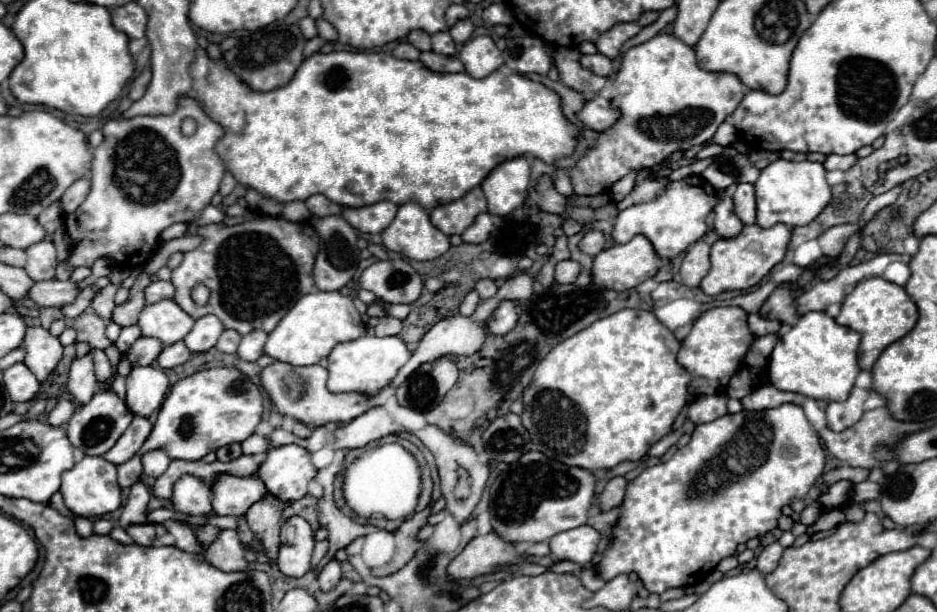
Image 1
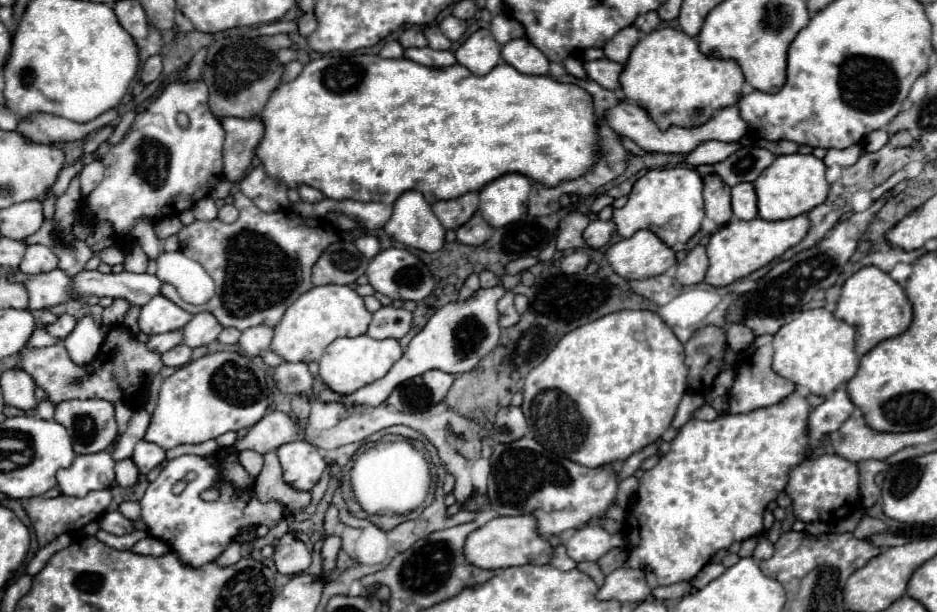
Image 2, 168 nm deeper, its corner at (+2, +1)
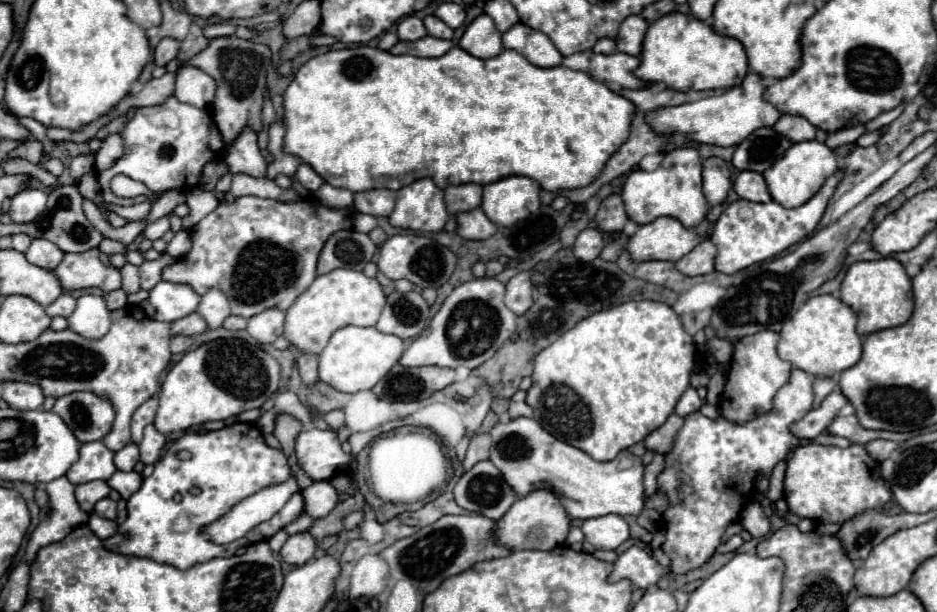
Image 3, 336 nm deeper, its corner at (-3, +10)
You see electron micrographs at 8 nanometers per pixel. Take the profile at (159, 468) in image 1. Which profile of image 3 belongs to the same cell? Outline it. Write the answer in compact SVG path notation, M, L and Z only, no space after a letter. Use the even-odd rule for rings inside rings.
M148 425L144 429L144 439L138 445L140 447L140 461L142 463L156 463L160 459L160 451L166 447L166 435L154 429L154 425Z

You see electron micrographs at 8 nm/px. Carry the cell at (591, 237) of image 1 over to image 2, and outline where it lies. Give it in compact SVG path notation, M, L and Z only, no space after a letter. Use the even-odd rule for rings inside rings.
M593 220L585 232L583 232L583 238L585 242L591 246L591 248L601 248L605 246L609 240L611 240L611 234L615 232L615 224L609 220L609 222L601 222L601 220Z

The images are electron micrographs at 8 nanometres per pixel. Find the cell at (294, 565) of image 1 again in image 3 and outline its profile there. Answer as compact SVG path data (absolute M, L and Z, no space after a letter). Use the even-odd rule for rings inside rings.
M306 531L306 533L290 535L288 541L284 543L280 555L282 555L282 561L284 561L284 563L304 565L306 561L310 561L310 559L314 557L314 551L316 551L316 541L314 541L314 537Z

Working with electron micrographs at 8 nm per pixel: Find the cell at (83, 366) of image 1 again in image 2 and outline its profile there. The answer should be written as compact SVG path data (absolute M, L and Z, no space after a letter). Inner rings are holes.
M83 316L81 320L77 320L73 332L63 340L75 364L89 364L97 356L101 342L103 342L101 326L91 316Z

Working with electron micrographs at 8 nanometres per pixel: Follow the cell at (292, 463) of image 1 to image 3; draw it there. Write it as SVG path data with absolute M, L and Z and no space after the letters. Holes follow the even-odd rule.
M306 429L296 439L296 459L298 459L298 465L304 469L304 473L312 481L324 481L324 479L332 479L338 473L338 469L348 469L350 461L352 461L352 455L342 451L334 431Z

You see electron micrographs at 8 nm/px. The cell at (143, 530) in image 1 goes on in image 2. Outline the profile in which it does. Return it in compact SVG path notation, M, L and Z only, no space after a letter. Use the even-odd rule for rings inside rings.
M105 512L105 514L99 518L99 528L105 530L105 532L111 532L111 534L117 534L117 536L133 530L131 520L123 518L119 512Z

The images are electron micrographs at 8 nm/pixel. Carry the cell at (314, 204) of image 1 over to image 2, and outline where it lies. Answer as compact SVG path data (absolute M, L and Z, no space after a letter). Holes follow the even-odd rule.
M299 184L297 192L299 192L299 196L301 196L303 202L321 202L325 198L319 190L315 190L315 188L307 186L307 184Z

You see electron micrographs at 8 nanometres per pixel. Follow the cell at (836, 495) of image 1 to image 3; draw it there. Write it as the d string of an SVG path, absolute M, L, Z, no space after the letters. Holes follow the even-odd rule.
M816 443L802 445L786 465L784 499L788 509L798 517L818 519L822 523L844 523L866 509L880 509L890 501L878 461L874 461L862 445L850 445L846 449Z

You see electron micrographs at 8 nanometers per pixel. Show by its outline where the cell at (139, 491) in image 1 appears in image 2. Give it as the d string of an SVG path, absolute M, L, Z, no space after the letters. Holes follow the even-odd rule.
M119 460L115 464L115 482L121 486L121 488L131 488L137 484L137 478L139 478L139 472L137 472L137 466L133 464L133 460Z

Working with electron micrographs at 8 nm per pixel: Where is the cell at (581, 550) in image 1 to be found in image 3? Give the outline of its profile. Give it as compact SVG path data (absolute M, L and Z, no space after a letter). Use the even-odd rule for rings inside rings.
M604 515L596 519L586 519L582 525L584 537L594 549L614 551L626 539L630 539L630 527L620 515Z

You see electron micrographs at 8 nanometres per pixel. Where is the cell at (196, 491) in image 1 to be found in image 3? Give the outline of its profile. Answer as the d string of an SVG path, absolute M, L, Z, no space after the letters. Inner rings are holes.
M234 423L230 427L224 427L224 429L218 429L218 431L208 431L206 435L182 435L178 441L174 441L166 455L156 463L154 467L154 473L150 477L146 477L142 481L142 487L138 489L138 493L134 493L130 499L128 499L128 519L126 523L122 523L118 527L118 535L106 539L106 547L110 547L112 551L118 551L118 553L124 553L124 555L138 555L138 557L150 557L154 561L160 561L160 563L170 563L178 569L190 569L192 565L198 565L198 563L206 563L210 559L216 559L216 557L230 557L236 553L238 547L246 547L250 543L256 543L256 541L264 541L268 537L272 537L280 527L284 527L286 523L294 521L302 509L304 509L304 499L300 493L292 495L288 499L288 503L282 507L282 513L274 515L272 519L256 525L246 537L238 539L238 541L232 541L232 543L226 543L226 545L220 545L220 543L214 543L206 533L202 533L202 529L206 525L212 525L214 521L218 521L220 517L224 517L236 503L240 503L242 499L258 493L260 489L268 487L268 485L274 485L274 483L284 483L288 479L288 463L286 463L286 457L280 449L272 449L266 445L260 429L256 427L256 423ZM198 487L200 493L194 495L192 489Z

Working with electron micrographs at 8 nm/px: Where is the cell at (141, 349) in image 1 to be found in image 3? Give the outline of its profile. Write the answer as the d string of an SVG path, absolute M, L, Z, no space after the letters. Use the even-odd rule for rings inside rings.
M190 313L170 325L170 335L198 335L206 331L206 323L198 313Z

